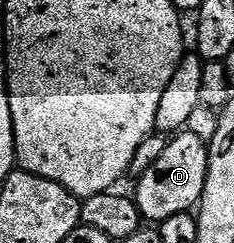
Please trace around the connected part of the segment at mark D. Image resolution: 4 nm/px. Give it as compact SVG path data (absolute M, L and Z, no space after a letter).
M189 130L180 131L173 138L167 139L164 154L160 154L154 165L136 180L138 183L136 199L143 217L147 221L161 222L181 212L197 209L208 178L209 157L210 149L207 141Z

